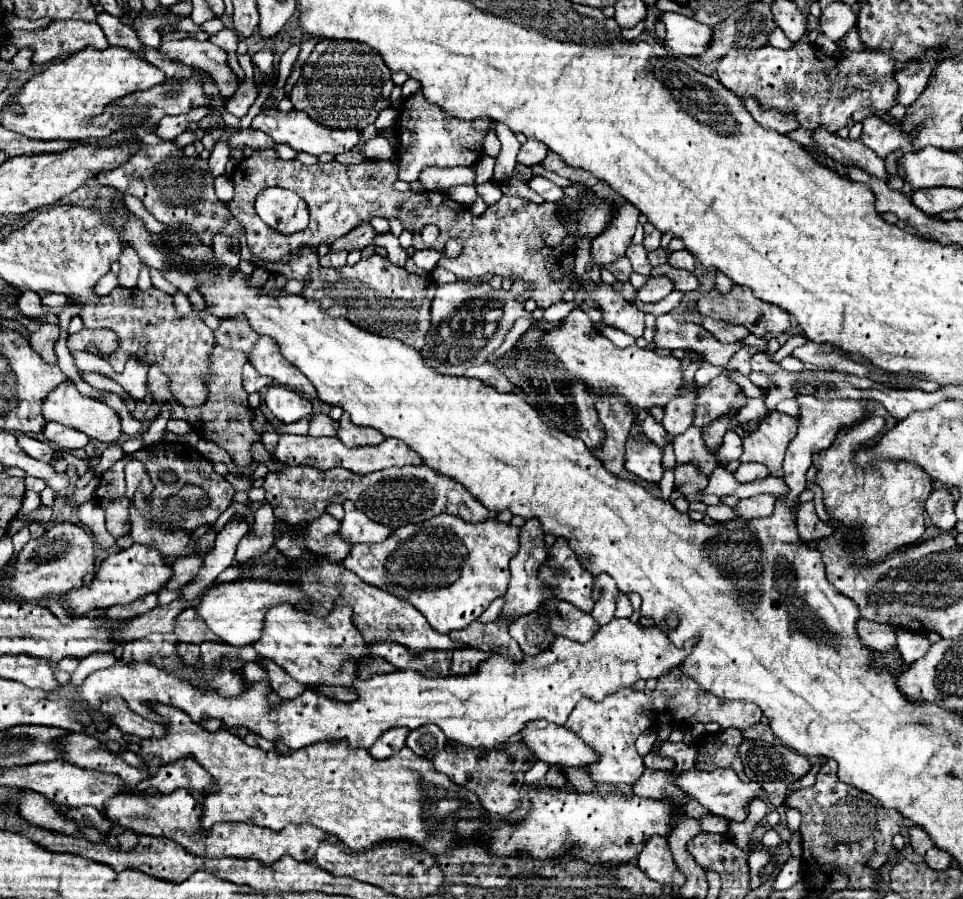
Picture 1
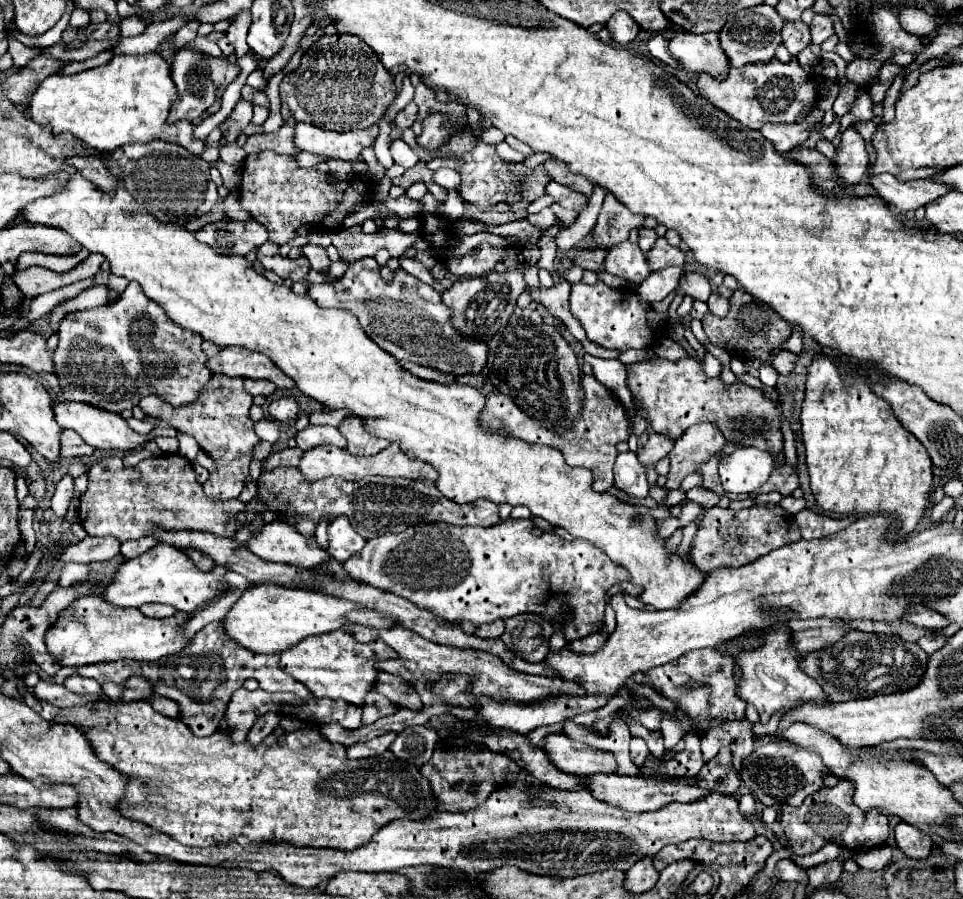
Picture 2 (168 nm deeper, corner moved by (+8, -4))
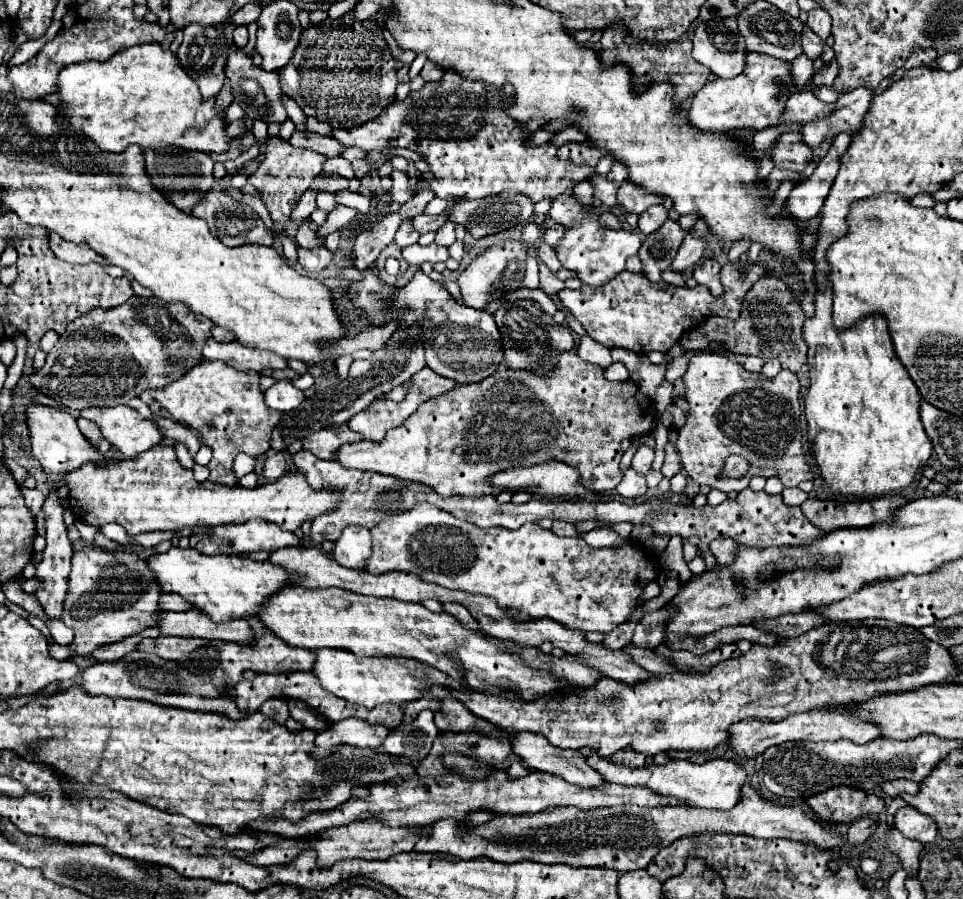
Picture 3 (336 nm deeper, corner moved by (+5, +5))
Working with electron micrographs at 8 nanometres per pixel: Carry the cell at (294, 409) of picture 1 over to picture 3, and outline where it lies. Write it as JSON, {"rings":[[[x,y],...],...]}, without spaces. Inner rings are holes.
{"rings":[[[276,381],[266,393],[264,393],[264,399],[266,399],[266,405],[284,413],[284,411],[290,411],[290,409],[296,409],[302,399],[304,399],[304,393],[300,389],[296,389],[290,381]]]}

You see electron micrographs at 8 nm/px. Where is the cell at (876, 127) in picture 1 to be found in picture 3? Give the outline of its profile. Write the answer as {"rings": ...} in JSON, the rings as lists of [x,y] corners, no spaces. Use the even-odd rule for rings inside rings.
{"rings":[[[838,135],[838,139],[834,139],[834,143],[830,145],[828,153],[820,159],[816,171],[808,179],[804,179],[804,183],[792,189],[786,201],[786,211],[790,217],[808,221],[820,213],[822,203],[826,201],[826,195],[830,193],[830,187],[838,173],[840,157],[844,155],[844,149],[848,149],[850,141],[852,135]]]}

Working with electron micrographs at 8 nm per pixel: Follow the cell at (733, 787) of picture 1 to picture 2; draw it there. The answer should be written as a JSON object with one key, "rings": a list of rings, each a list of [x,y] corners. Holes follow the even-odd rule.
{"rings":[[[593,774],[583,776],[585,790],[593,794],[593,798],[607,802],[615,808],[627,810],[627,812],[653,812],[663,808],[671,802],[695,802],[707,794],[705,788],[699,786],[687,786],[687,784],[663,784],[655,780],[643,780],[641,776],[607,776],[607,774]]]}

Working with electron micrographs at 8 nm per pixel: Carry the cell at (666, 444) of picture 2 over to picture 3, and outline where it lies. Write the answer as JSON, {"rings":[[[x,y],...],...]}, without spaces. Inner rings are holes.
{"rings":[[[640,445],[638,451],[634,453],[634,459],[632,459],[632,467],[638,471],[638,473],[648,473],[650,471],[650,465],[654,461],[654,449],[650,449],[648,445]]]}

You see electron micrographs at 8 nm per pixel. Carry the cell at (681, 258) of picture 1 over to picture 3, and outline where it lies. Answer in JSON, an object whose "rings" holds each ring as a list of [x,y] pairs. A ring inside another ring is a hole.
{"rings":[[[670,219],[658,231],[644,237],[644,243],[638,255],[642,261],[642,273],[652,283],[658,283],[658,285],[664,283],[662,271],[670,267],[684,237],[686,237],[686,231],[680,229],[676,221],[670,221]]]}

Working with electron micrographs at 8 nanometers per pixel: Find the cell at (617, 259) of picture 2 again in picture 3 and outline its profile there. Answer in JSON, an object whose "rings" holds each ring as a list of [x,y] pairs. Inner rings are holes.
{"rings":[[[566,191],[558,199],[554,199],[548,215],[556,223],[562,223],[568,229],[564,239],[556,247],[556,253],[566,269],[572,269],[578,273],[582,283],[588,283],[588,285],[606,283],[616,273],[624,271],[626,259],[632,255],[638,255],[638,249],[642,247],[642,239],[636,231],[626,231],[626,229],[612,231],[612,229],[600,227],[598,213],[588,213],[586,205],[578,205],[572,197],[572,191]]]}

